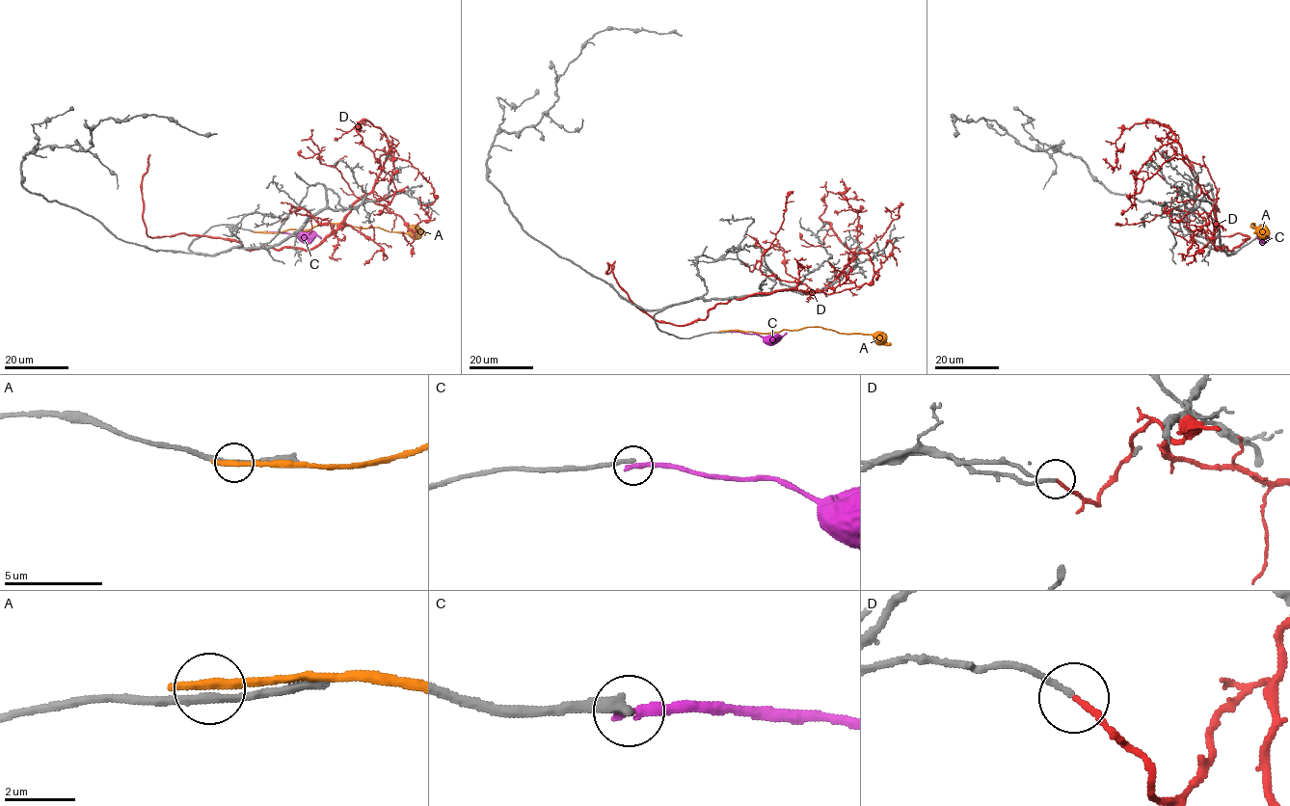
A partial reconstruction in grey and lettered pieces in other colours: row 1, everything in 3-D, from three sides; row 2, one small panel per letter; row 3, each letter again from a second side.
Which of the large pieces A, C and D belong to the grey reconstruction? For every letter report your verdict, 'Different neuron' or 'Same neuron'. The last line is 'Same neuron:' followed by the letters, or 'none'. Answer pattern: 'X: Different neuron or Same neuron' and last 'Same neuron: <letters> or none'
A: Different neuron
C: Different neuron
D: Different neuron
Same neuron: none

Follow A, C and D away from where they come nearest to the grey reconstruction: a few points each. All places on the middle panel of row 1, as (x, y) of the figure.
A: (722, 331), (769, 334), (814, 327), (842, 334), (871, 334), (877, 343), (891, 343)
C: (733, 332), (756, 334), (763, 337), (786, 334)
D: (742, 261), (796, 285), (674, 325), (630, 298), (607, 262), (607, 272), (615, 260)

